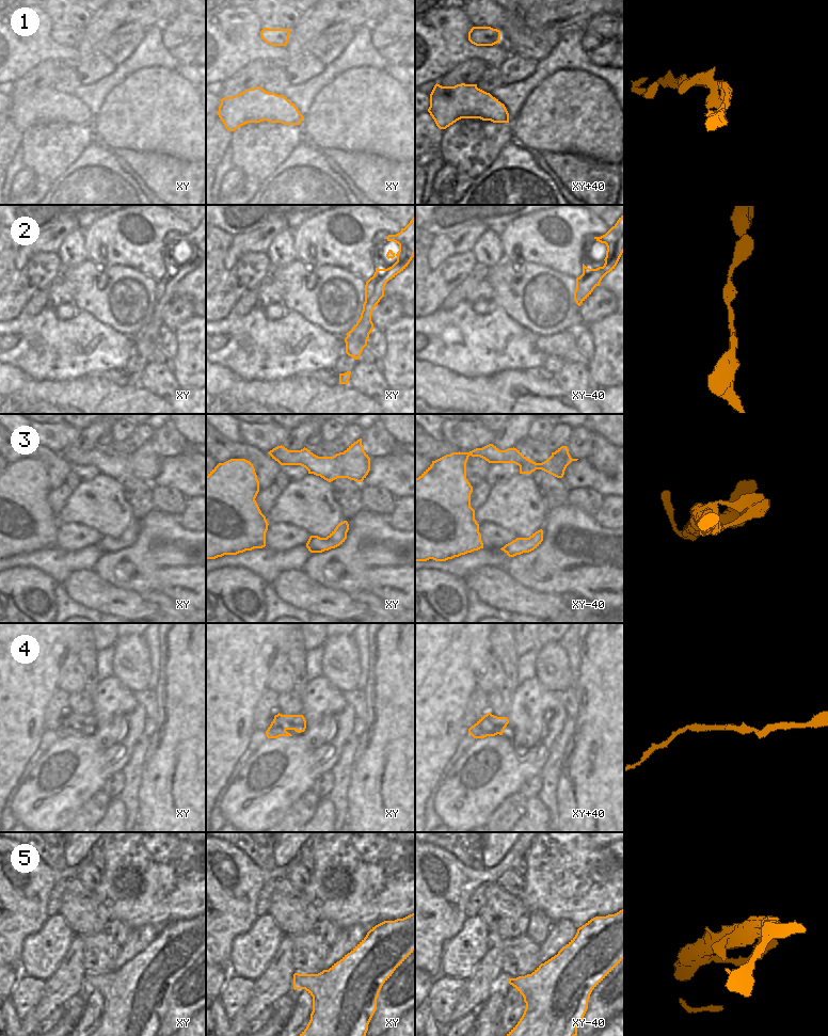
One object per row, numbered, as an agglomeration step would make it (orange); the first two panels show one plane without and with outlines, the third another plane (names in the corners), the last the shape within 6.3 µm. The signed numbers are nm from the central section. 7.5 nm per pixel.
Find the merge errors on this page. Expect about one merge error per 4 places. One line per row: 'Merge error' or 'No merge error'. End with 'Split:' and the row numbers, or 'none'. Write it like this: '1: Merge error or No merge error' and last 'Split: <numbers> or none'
1: No merge error
2: No merge error
3: No merge error
4: No merge error
5: No merge error
Split: none.

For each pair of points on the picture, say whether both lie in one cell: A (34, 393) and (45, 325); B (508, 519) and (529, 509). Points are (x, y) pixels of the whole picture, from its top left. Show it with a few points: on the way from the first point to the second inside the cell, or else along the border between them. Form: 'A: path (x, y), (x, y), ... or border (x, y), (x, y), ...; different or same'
A: border (15, 366), (37, 381), (51, 380), (61, 382); different
B: path (513, 513), (518, 509), (524, 509); same

